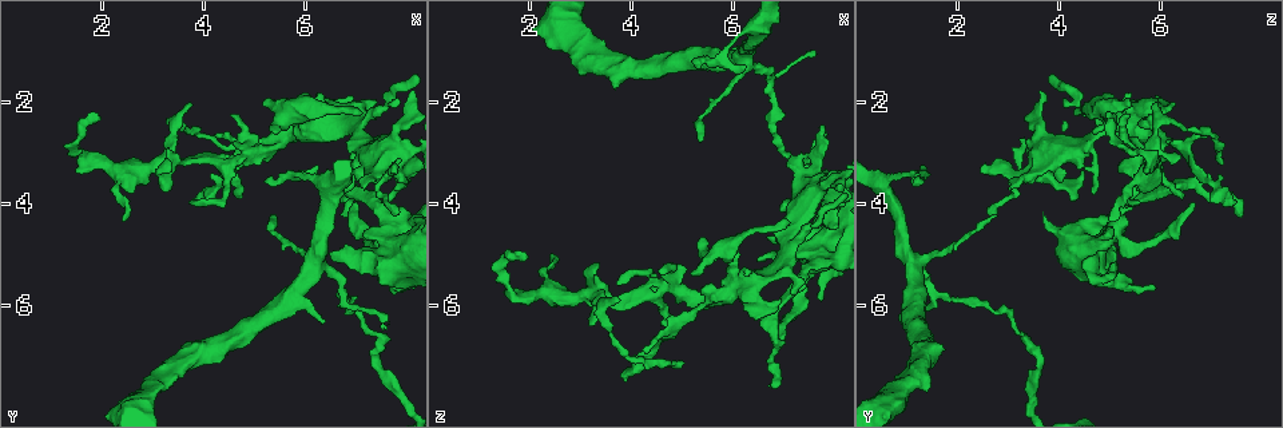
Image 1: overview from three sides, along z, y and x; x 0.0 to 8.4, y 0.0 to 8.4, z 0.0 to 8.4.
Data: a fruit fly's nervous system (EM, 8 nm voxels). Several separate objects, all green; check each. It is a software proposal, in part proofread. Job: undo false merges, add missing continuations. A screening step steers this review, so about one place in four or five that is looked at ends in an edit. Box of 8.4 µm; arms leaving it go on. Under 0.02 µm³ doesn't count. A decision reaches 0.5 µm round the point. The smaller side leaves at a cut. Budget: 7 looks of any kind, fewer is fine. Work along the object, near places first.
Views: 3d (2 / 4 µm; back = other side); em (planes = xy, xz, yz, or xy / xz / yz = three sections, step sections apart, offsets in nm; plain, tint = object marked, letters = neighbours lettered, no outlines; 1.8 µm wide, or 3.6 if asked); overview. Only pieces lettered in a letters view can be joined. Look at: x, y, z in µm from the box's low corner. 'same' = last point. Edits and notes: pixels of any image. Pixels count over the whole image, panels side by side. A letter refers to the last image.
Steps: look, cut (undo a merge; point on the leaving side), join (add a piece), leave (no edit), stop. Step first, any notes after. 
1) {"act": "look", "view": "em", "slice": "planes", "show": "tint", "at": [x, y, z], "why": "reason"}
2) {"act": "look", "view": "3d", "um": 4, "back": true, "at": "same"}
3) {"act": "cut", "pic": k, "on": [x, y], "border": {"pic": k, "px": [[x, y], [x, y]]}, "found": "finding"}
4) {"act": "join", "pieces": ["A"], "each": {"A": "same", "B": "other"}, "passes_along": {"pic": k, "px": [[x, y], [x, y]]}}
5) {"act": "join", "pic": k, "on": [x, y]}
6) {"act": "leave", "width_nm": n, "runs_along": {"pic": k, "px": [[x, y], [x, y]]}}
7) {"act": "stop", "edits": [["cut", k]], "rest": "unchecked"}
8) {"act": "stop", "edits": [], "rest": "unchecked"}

{"act": "look", "view": "3d", "um": 2, "at": [7.50, 6.45, 1.20], "why": "thin end"}

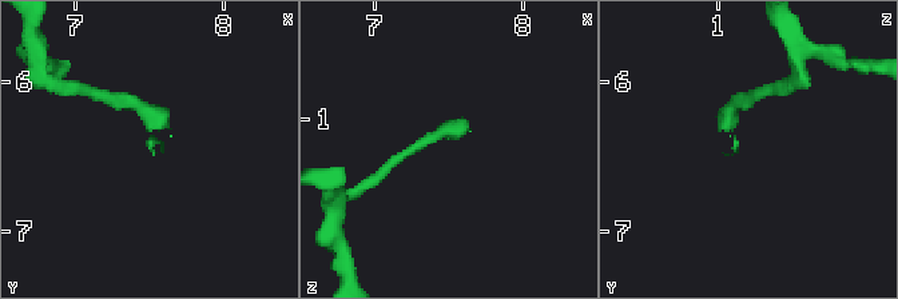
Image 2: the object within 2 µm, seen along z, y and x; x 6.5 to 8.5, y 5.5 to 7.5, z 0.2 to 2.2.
{"act": "look", "view": "em", "slice": "planes", "show": "letters", "at": [7.52, 6.46, 1.12]}

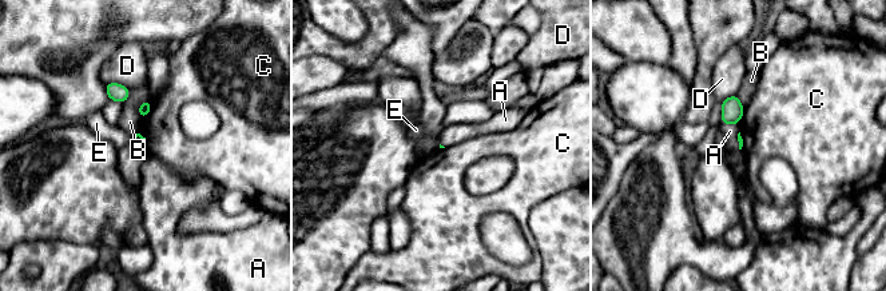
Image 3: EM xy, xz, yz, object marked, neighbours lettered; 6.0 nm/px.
{"act": "leave", "each": {"A": "other", "B": "other", "C": "other", "D": "other", "E": "other"}, "found": "no lettered piece goes on from it"}

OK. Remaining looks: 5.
{"act": "look", "view": "em", "slice": "planes", "show": "letters", "at": [7.40, 7.15, 3.65], "why": "abrupt turn"}

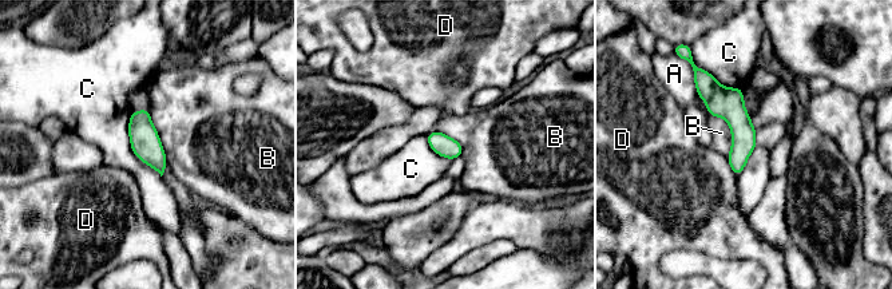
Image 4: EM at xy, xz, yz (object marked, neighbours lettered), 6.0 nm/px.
{"act": "cut", "pic": 4, "on": [728, 103], "each": {"A": "other", "B": "other", "C": "other", "D": "other"}, "part_leaving": {"pic": 4, "px": [[722, 91], [740, 122], [737, 170]]}, "found": "a second neuron is stuck on"}

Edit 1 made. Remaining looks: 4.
{"act": "look", "view": "em", "slice": "planes", "show": "letters", "at": [7.65, 4.45, 5.15], "why": "calibre changes"}

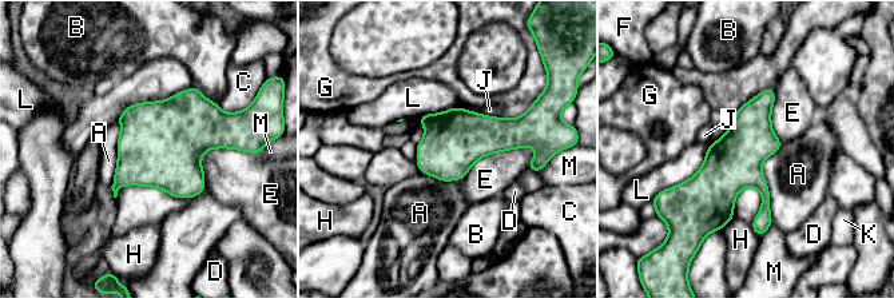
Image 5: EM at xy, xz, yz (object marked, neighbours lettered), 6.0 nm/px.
{"act": "leave", "longest_contact_nm": ["E", 500], "each": {"A": "other", "B": "other", "C": "other", "D": "other", "E": "other", "F": "other", "G": "other", "H": "other", "J": "other", "K": "other", "L": "other", "M": "other"}, "border": {"pic": 5, "px": [[782, 143], [762, 163], [773, 222]]}, "found": "one neuron here"}

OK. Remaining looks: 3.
{"act": "stop", "edits": [["cut", 4]], "rest": "unchecked"}

